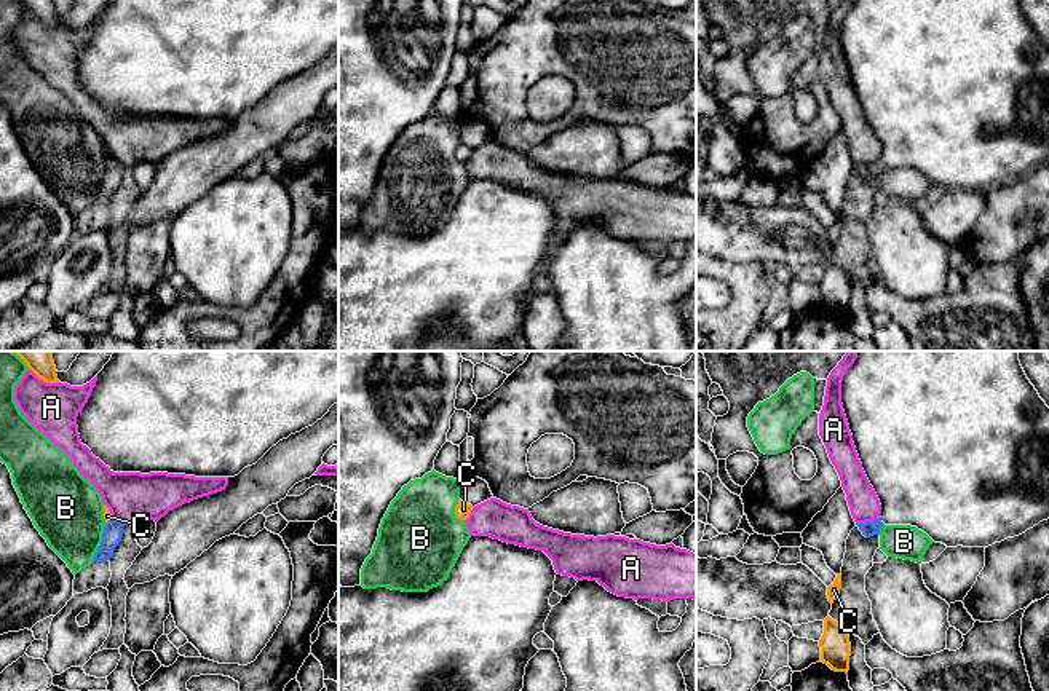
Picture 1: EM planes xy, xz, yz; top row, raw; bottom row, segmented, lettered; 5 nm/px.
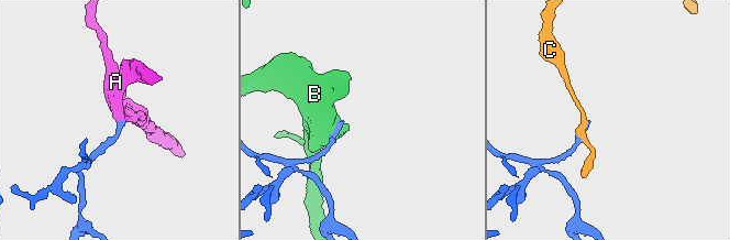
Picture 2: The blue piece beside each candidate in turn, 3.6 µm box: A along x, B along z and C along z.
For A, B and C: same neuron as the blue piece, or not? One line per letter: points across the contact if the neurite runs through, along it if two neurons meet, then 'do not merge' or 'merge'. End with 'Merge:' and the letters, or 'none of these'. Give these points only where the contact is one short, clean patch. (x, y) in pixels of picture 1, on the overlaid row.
A: along yz (878, 516), (856, 524) | do not merge
B: along xy (106, 524), (101, 533), (101, 544), (91, 562) | do not merge
C: along xy (110, 517), (106, 524) | do not merge
Merge: none of these

